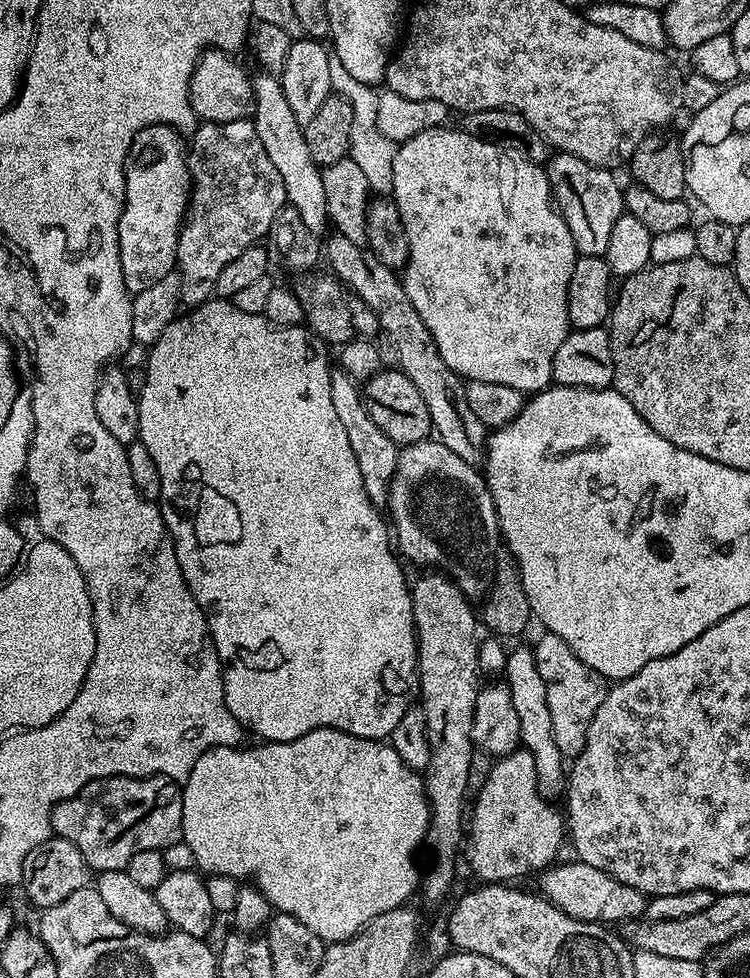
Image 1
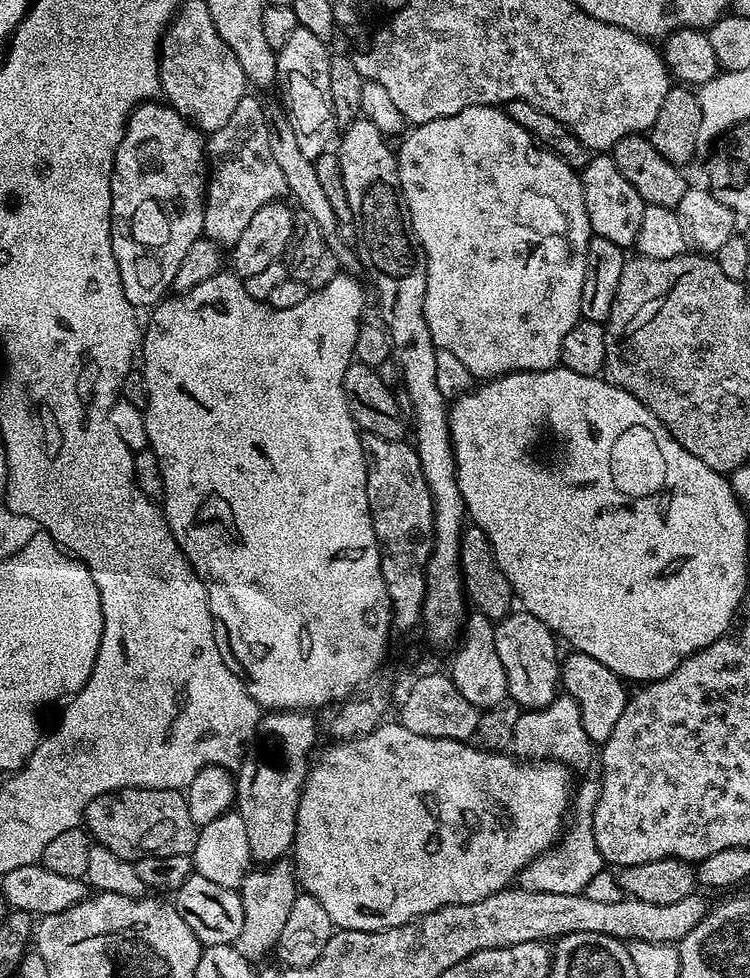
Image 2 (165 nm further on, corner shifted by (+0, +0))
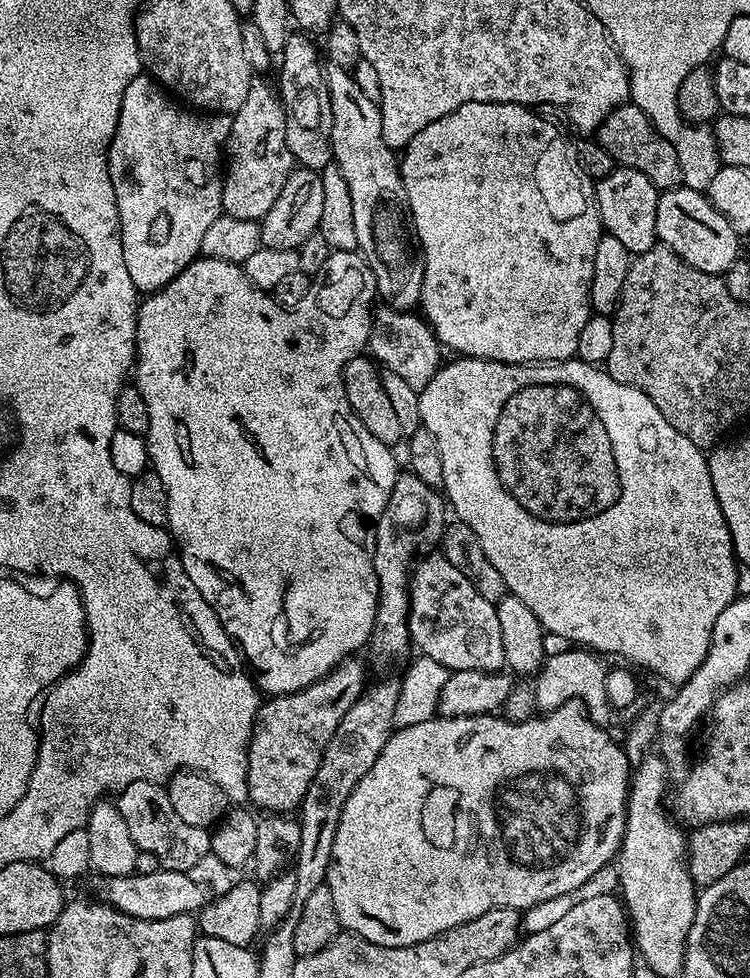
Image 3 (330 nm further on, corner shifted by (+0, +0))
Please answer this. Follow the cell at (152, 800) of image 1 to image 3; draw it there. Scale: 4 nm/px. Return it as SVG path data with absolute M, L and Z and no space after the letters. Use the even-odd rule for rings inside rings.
M139 780L128 785L118 796L118 807L134 846L141 852L149 852L159 860L160 868L169 868L175 872L191 873L204 859L209 859L212 838L207 828L189 826L178 818L174 806L170 806L167 787L159 783Z

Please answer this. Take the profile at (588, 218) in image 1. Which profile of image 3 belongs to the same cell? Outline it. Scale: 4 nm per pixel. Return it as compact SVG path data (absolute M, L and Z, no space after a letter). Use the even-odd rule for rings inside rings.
M617 167L606 178L595 181L596 205L600 211L603 231L618 238L630 254L639 254L650 250L657 244L656 219L658 218L658 198L660 192L642 174L633 168Z

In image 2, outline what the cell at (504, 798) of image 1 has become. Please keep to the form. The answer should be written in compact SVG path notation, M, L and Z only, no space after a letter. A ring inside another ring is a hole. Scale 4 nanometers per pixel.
M567 694L557 695L544 708L521 711L517 725L514 726L510 748L517 757L528 762L559 762L569 769L588 768L591 764L593 767L594 764L593 742L586 730L582 730L578 706Z

